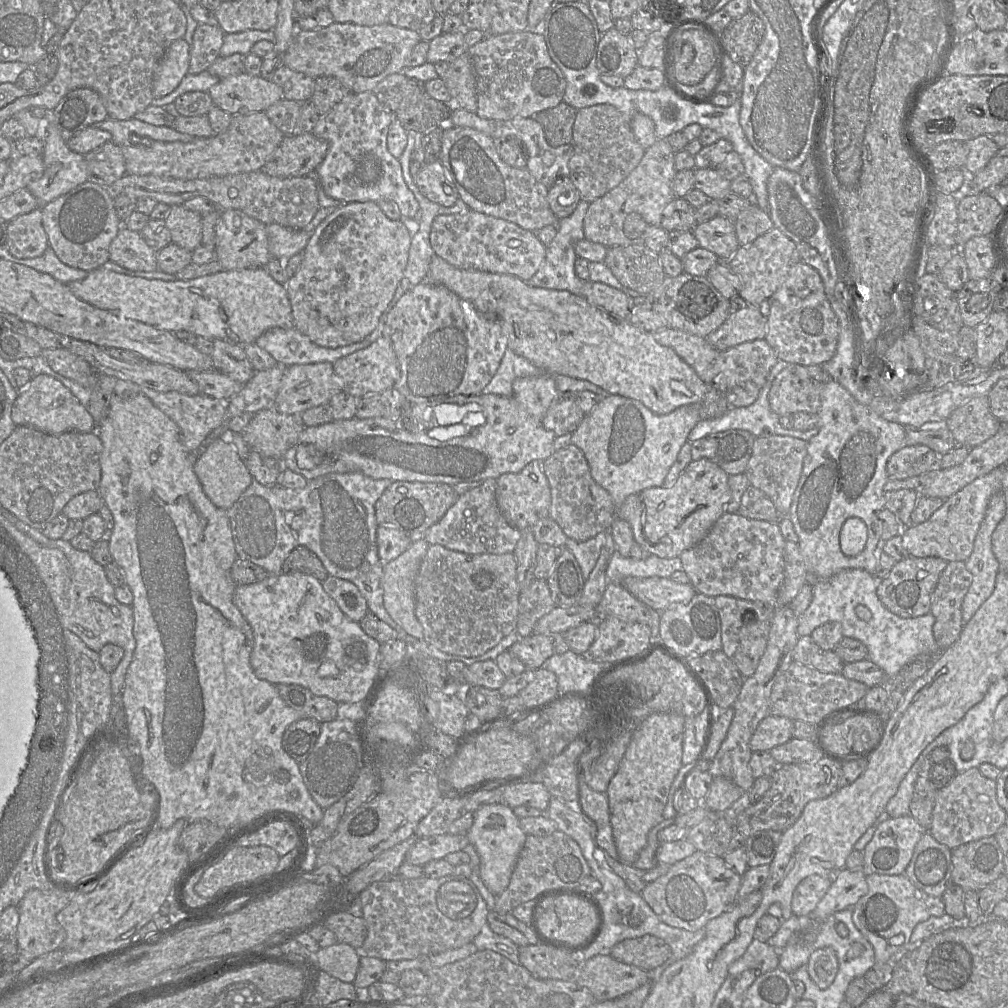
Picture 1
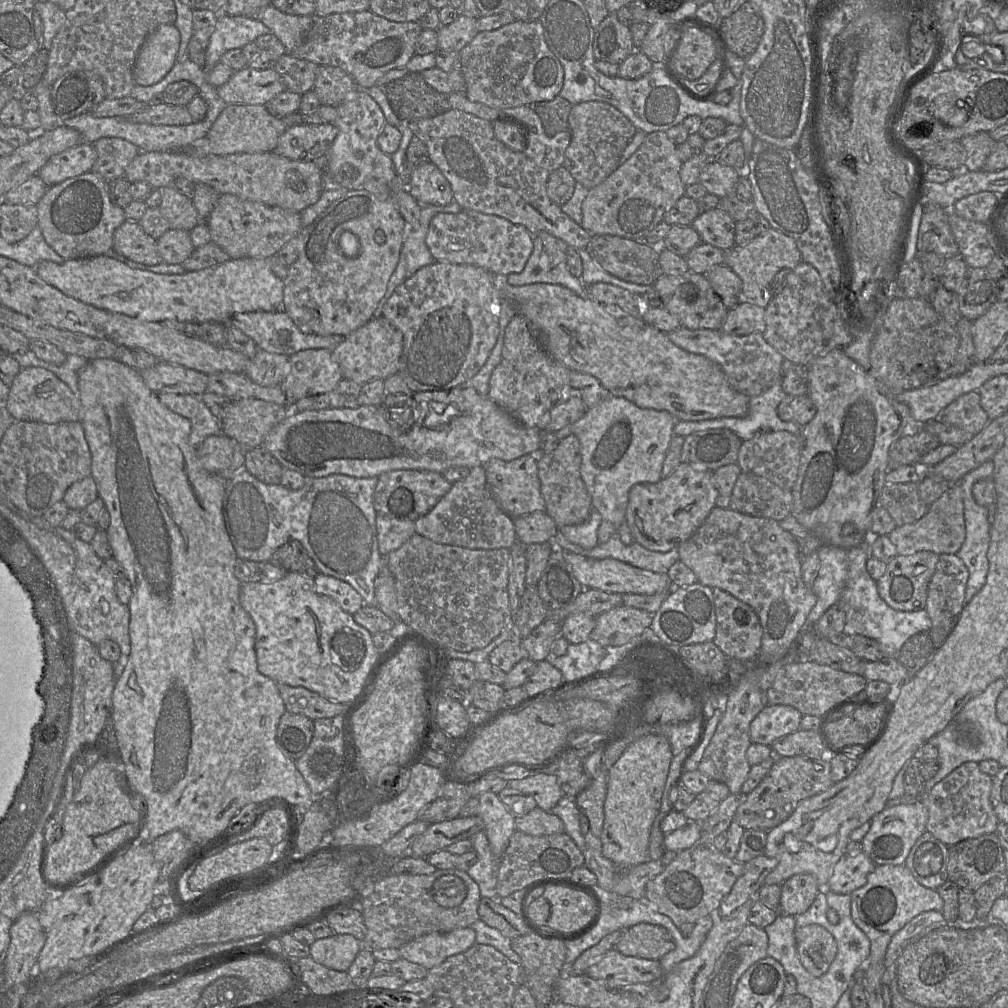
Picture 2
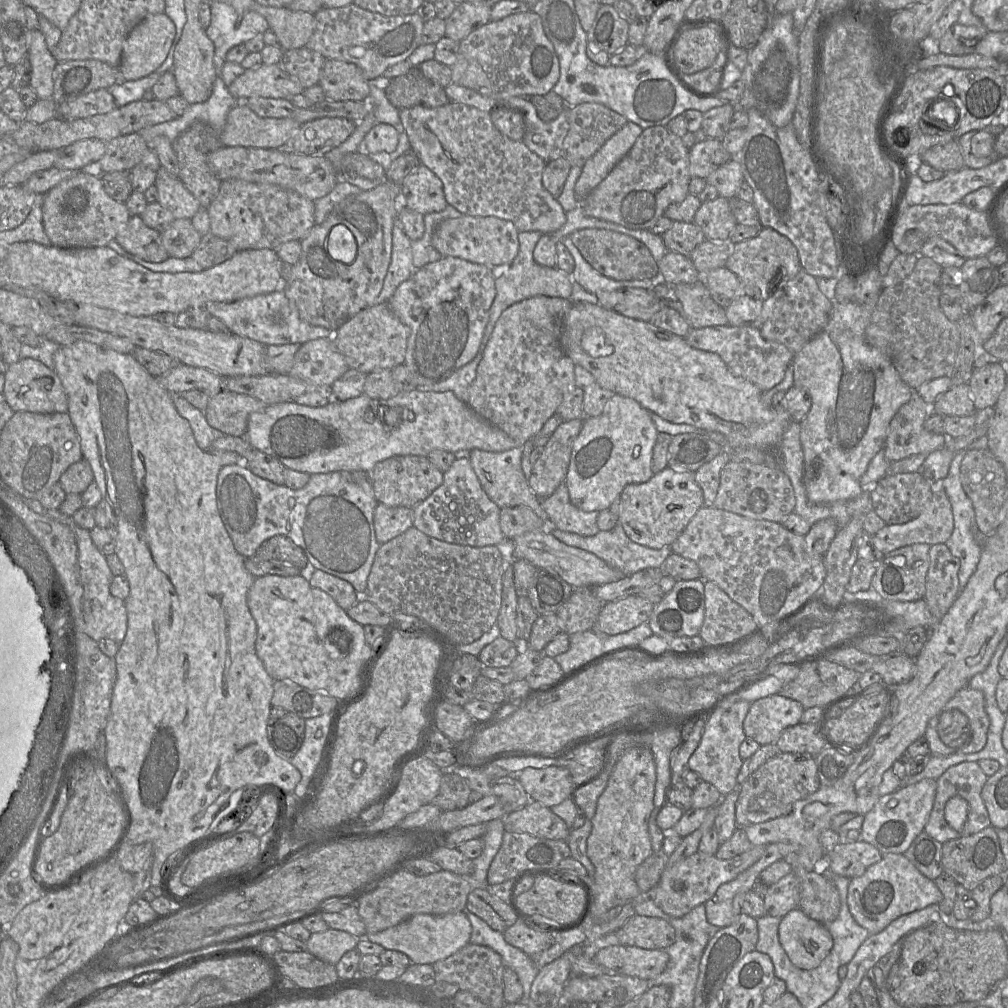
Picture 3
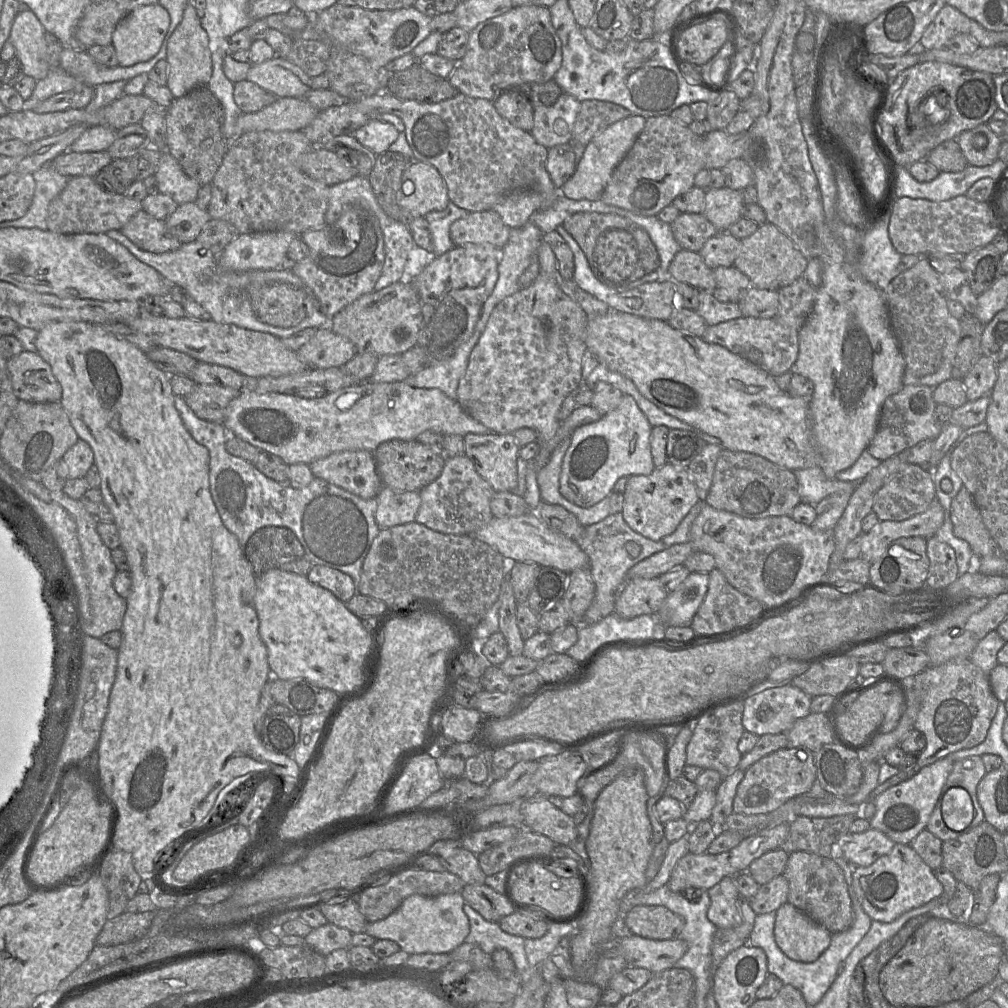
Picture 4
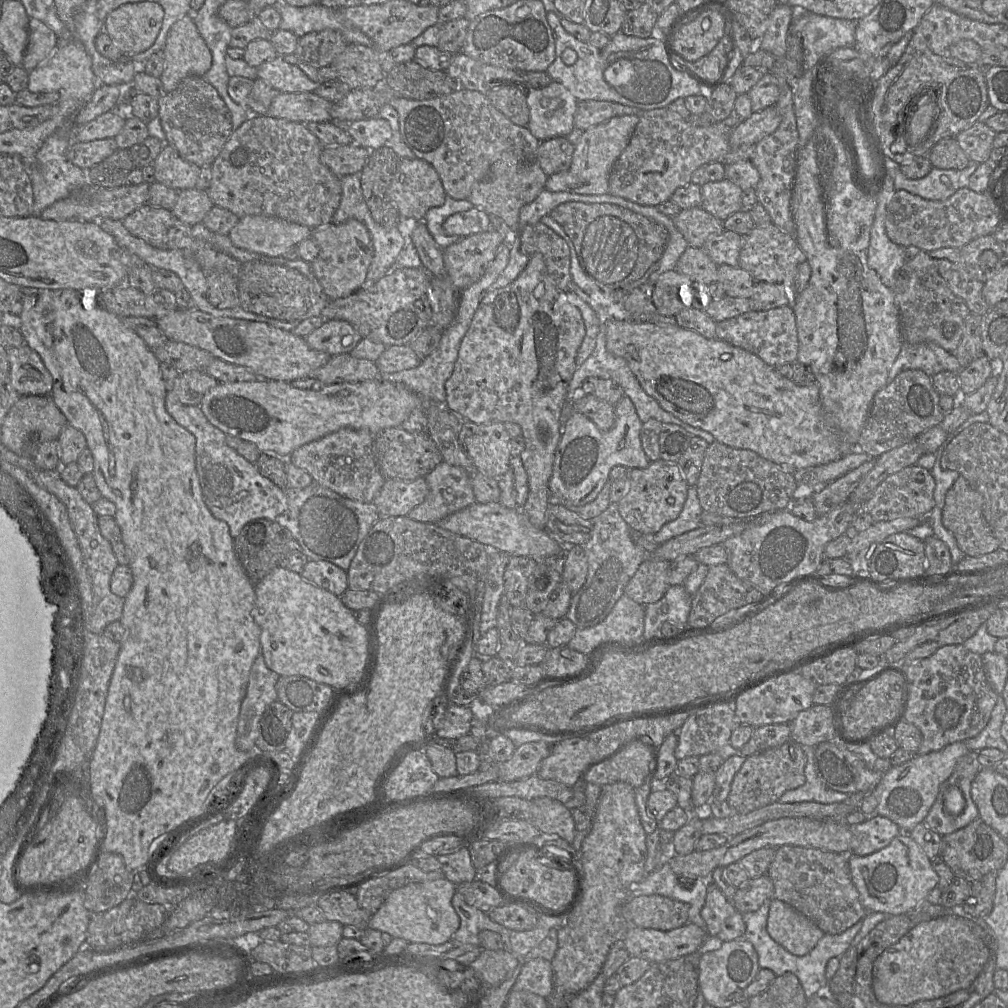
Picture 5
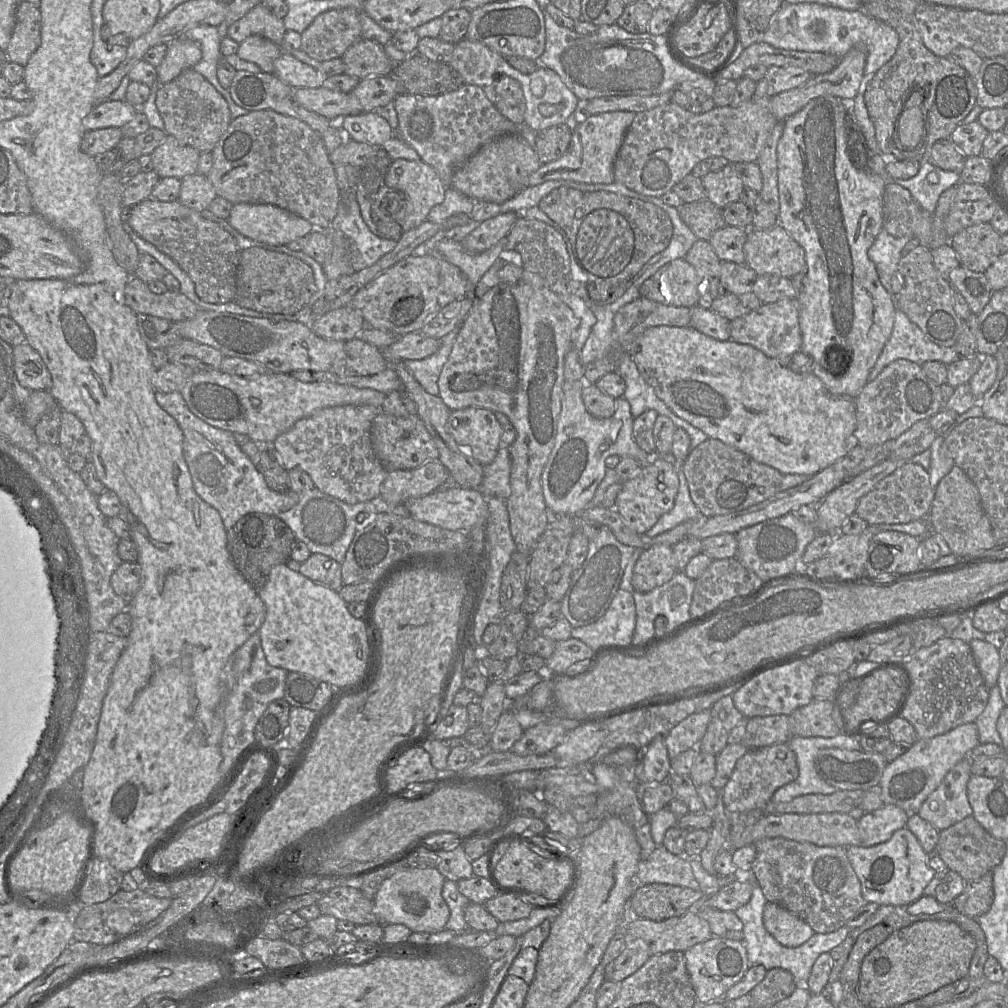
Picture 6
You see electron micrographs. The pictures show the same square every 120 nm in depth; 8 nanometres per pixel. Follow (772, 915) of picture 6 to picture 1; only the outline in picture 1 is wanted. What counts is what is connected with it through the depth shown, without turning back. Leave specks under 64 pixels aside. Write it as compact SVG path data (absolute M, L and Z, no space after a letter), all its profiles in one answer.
M825 947L812 952L805 966L813 982L826 989L833 983L839 963L835 951Z

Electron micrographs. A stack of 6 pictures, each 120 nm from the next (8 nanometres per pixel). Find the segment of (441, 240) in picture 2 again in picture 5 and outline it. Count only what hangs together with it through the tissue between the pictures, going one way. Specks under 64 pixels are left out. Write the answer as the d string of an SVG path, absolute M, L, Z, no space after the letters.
M476 206L465 212L449 216L443 223L448 235L466 237L492 229L489 214Z

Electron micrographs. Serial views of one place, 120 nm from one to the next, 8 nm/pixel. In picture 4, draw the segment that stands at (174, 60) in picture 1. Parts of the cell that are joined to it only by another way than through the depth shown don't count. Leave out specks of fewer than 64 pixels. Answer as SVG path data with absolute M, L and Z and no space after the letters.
M159 3L131 11L117 24L112 35L119 66L130 67L153 58L169 26L169 13Z

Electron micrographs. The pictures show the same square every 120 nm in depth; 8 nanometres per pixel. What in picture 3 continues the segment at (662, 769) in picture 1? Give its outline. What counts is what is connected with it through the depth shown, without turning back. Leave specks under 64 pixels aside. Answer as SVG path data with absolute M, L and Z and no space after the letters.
M632 747L624 751L617 760L607 786L598 799L595 815L592 819L592 831L587 840L587 855L595 873L592 883L593 902L589 917L600 920L609 910L635 902L643 894L639 890L635 873L639 865L653 852L648 832L648 820L654 809L656 766L652 752L647 747Z

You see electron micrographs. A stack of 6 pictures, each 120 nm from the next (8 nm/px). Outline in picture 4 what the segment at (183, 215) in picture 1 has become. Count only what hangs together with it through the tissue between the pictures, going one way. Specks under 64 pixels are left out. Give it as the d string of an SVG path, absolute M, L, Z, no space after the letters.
M167 150L162 152L155 177L159 192L172 198L177 205L196 201L201 186L186 175Z

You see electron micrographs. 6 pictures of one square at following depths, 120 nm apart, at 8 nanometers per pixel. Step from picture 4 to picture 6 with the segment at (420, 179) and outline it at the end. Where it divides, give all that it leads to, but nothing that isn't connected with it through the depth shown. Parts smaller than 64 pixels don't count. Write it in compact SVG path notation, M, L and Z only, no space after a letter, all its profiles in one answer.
M394 159L392 160L384 184L387 187L398 190L406 199L405 217L398 223L403 232L408 231L427 219L432 207L444 200L444 194L448 188L440 179L435 169L422 160Z

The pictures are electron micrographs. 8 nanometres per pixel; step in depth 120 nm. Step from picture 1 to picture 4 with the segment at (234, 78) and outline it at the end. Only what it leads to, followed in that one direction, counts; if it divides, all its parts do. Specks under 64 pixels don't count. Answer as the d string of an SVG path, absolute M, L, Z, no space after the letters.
M279 56L252 65L246 80L278 98L302 98L312 89L312 78L286 57Z

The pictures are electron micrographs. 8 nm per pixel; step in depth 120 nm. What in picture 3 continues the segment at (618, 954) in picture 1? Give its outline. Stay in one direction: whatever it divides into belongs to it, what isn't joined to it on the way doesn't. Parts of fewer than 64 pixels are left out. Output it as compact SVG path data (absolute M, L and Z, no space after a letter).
M635 914L615 933L605 935L595 943L582 945L583 955L595 955L600 949L608 945L635 946L648 950L666 949L675 942L675 930L673 926L664 919L650 916L640 916Z

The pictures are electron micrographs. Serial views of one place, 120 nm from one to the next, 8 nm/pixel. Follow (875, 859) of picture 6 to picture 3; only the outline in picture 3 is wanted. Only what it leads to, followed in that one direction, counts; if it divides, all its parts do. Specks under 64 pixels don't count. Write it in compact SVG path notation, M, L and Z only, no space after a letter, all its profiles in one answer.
M890 853L869 866L865 873L850 879L848 887L848 907L855 921L877 934L898 917L923 909L931 904L939 904L943 894L933 880L925 877L904 854Z

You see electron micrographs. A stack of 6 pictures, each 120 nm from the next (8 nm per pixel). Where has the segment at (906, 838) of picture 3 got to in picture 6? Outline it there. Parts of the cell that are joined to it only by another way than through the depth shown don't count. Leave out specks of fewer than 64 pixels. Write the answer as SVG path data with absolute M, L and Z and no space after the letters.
M975 722L962 724L930 739L918 739L906 753L886 765L878 787L884 804L894 804L908 813L917 813L946 774L959 761L970 756L979 744Z

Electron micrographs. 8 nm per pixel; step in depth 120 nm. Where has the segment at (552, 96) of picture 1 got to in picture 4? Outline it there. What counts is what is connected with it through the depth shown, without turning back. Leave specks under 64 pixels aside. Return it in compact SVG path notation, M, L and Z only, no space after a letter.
M519 6L478 24L468 35L465 55L459 66L481 73L494 87L510 89L522 84L545 83L552 80L562 64L561 41L551 22L549 7Z

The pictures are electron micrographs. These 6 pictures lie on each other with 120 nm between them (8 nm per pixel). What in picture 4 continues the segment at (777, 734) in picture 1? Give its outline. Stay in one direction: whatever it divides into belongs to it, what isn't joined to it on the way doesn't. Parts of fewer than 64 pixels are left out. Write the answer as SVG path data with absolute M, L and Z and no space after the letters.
M792 683L766 689L744 700L743 727L757 736L786 733L797 720L810 714L811 702L812 697Z

